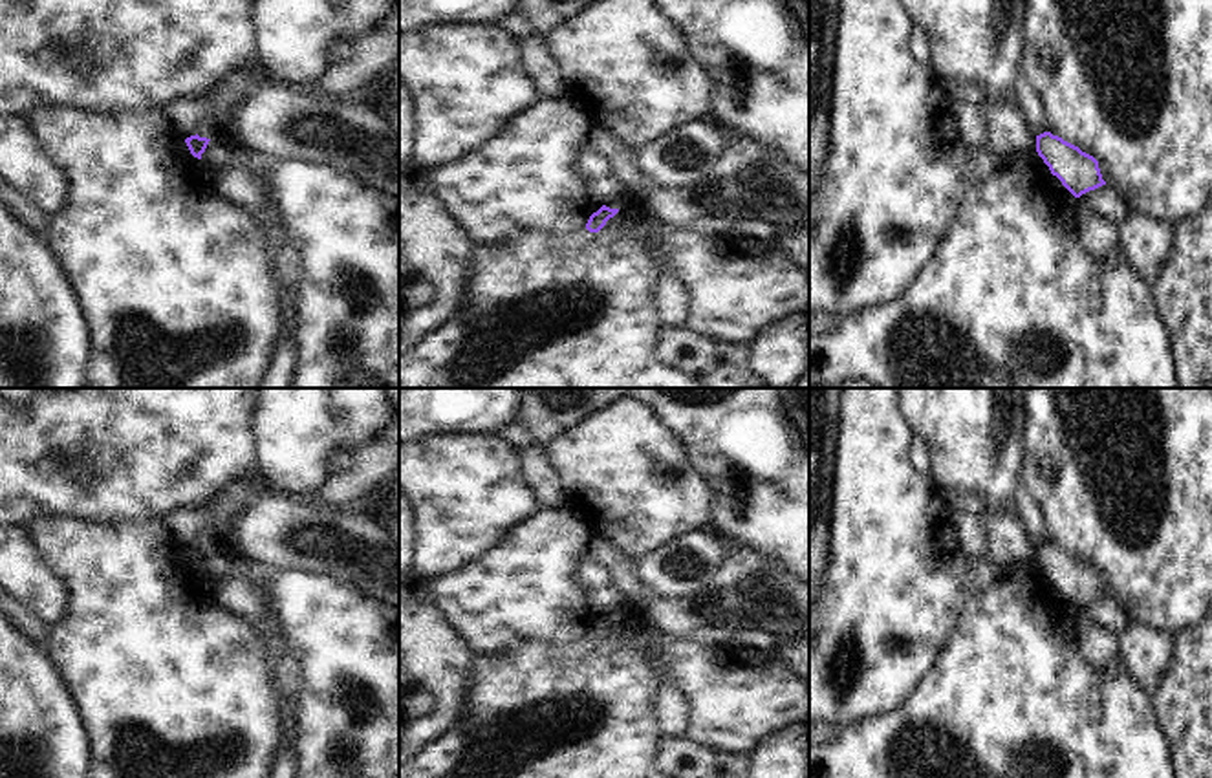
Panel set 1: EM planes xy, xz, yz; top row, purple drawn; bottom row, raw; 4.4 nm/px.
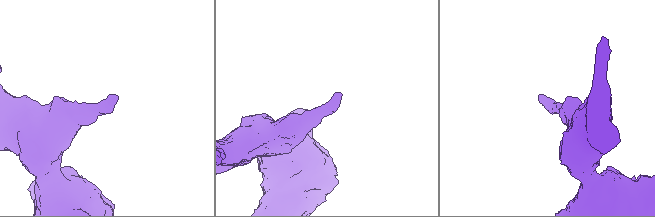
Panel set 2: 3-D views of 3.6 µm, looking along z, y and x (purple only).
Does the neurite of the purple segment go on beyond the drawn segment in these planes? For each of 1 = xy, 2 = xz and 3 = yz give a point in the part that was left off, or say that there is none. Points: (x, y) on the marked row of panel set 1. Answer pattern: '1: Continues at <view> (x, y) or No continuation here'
1: No continuation here
2: No continuation here
3: No continuation here.

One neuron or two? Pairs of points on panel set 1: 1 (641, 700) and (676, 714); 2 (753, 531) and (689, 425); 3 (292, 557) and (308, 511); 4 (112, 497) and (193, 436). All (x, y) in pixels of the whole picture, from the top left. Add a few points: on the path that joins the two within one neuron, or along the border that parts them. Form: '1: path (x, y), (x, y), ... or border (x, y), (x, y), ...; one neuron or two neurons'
1: border (660, 672), (656, 727), (663, 736); two neurons
2: path (755, 500), (755, 473), (720, 438); one neuron
3: path (292, 546), (308, 522); one neuron
4: path (132, 476), (173, 436); one neuron

